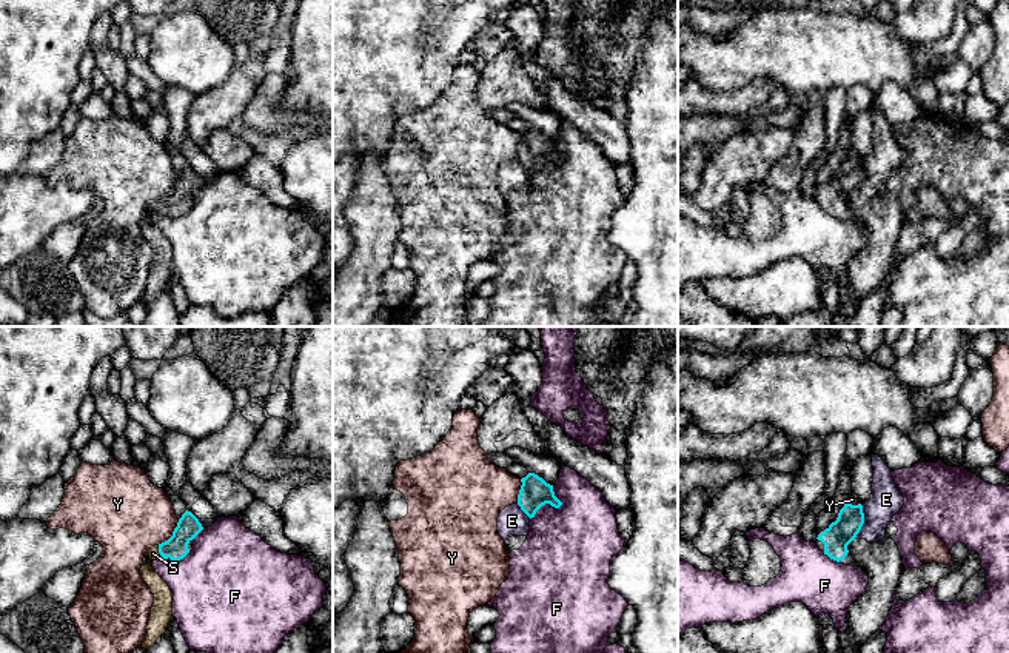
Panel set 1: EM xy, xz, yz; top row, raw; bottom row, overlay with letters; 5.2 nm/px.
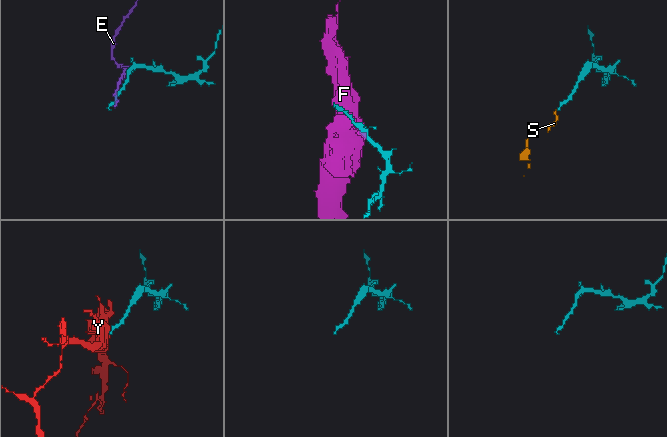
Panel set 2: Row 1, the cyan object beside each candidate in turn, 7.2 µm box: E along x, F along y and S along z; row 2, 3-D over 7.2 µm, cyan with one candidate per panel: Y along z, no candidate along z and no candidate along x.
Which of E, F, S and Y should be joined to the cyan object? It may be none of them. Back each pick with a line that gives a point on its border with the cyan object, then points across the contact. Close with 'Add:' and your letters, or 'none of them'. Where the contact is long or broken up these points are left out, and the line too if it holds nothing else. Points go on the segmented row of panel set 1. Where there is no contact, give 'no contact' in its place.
S: contact xy (159, 552); way xy (188, 527), (159, 552), (153, 553)
Add: S

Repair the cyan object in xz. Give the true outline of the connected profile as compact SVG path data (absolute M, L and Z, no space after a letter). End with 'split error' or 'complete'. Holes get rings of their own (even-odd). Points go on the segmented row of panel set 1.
M528 473L521 482L518 505L530 519L535 517L536 511L545 504L550 504L555 508L562 505L555 496L553 485L547 484L538 474Z; complete

